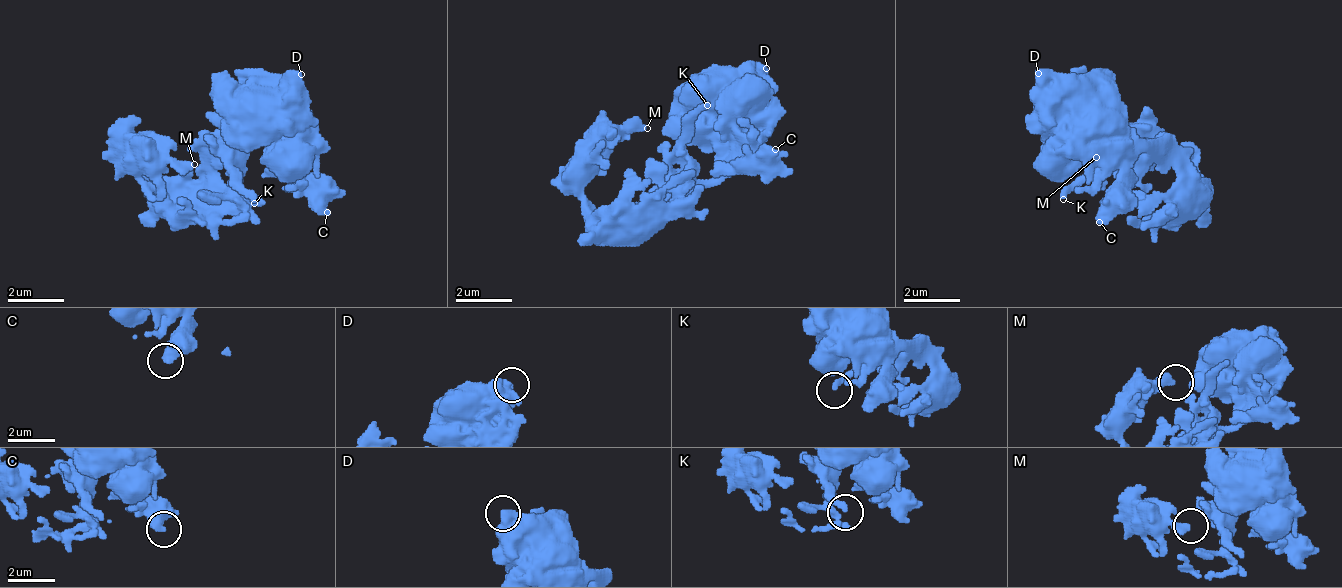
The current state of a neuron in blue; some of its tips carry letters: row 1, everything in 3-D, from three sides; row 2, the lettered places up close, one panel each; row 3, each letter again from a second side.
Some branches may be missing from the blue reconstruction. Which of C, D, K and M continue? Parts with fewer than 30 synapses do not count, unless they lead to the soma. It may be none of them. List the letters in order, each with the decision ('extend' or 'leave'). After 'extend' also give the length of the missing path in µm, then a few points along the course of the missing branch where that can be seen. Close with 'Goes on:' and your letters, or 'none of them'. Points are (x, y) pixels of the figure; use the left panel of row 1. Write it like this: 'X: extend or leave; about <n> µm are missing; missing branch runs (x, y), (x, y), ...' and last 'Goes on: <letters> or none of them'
C: leave
D: leave
K: extend; about 140 µm are missing
M: leave
Goes on: K

